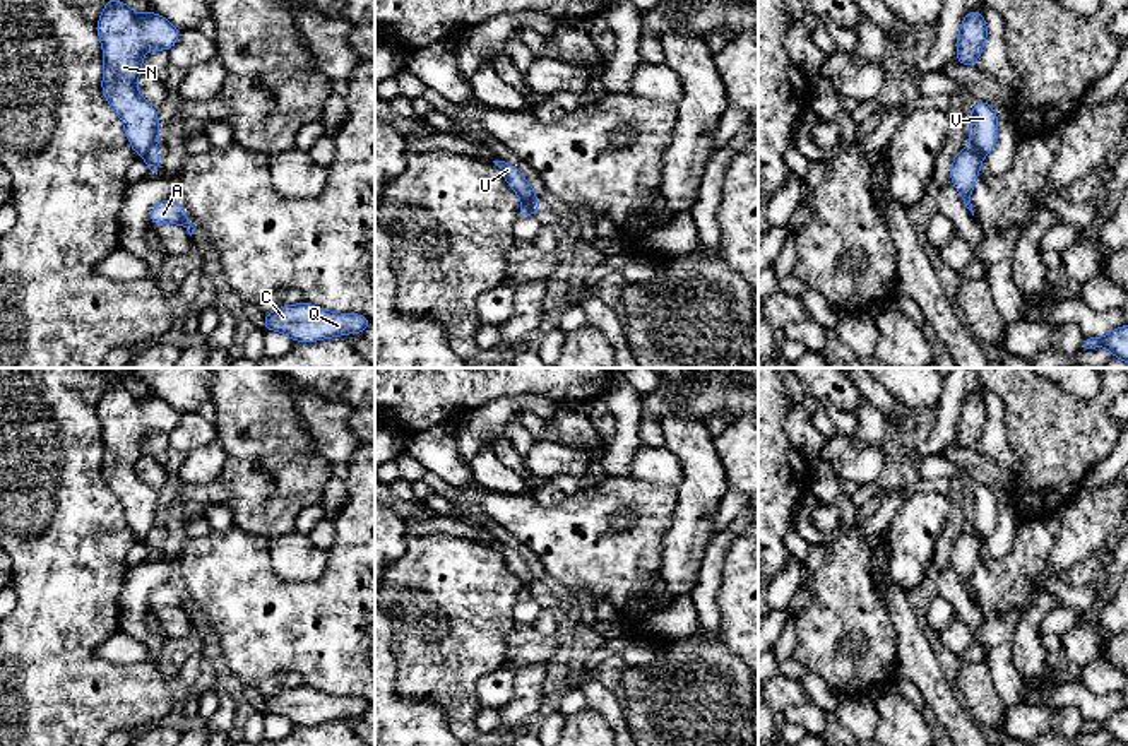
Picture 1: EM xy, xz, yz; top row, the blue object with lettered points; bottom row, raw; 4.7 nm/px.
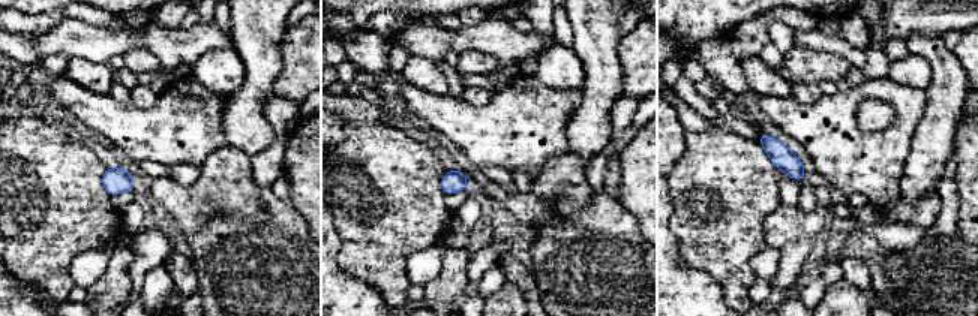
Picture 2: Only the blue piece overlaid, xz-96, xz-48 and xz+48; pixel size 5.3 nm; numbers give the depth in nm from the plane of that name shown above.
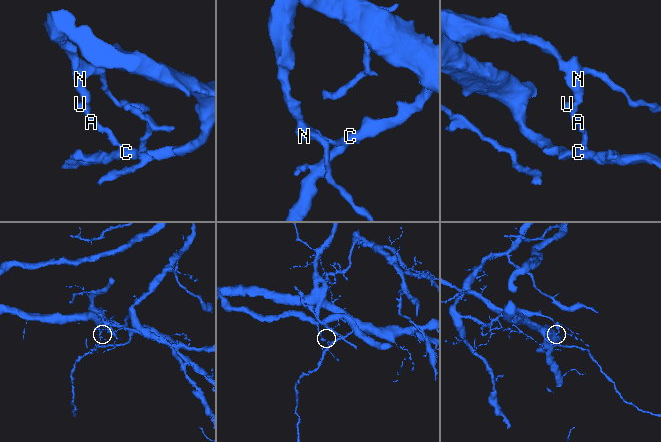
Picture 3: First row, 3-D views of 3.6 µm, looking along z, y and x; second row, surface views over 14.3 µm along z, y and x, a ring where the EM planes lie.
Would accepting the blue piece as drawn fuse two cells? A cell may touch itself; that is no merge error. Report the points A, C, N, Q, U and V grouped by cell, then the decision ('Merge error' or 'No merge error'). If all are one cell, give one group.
Groups: A C Q U / N V. Merge error

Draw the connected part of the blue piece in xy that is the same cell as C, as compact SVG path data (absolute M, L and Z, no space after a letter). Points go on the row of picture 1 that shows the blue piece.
M301 301L293 306L279 306L272 313L265 313L265 330L288 334L294 342L315 342L327 337L341 337L344 334L363 334L373 322L358 313L334 313Z

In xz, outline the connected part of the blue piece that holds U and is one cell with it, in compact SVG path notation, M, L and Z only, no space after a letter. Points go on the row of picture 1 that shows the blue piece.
M493 161L503 173L507 185L522 198L522 204L539 207L532 185L520 175L519 168L505 161Z

